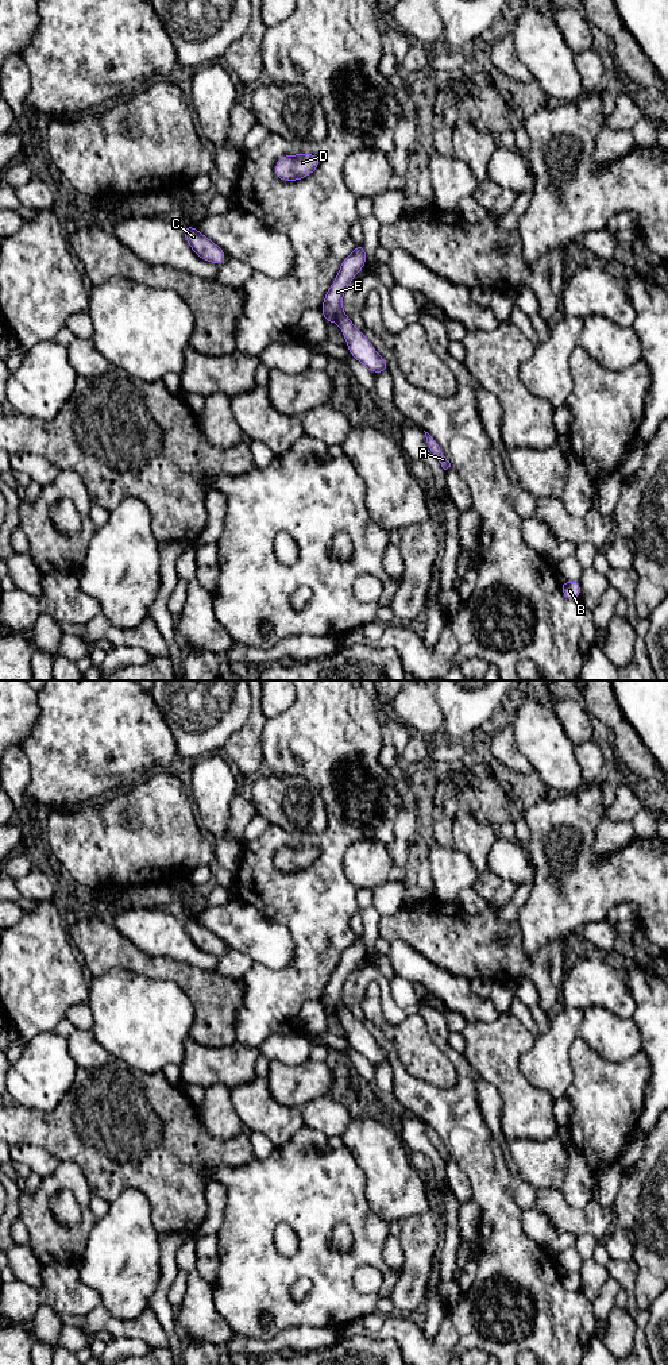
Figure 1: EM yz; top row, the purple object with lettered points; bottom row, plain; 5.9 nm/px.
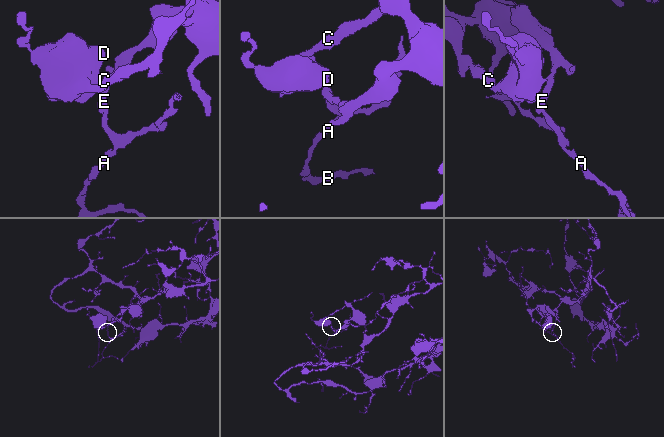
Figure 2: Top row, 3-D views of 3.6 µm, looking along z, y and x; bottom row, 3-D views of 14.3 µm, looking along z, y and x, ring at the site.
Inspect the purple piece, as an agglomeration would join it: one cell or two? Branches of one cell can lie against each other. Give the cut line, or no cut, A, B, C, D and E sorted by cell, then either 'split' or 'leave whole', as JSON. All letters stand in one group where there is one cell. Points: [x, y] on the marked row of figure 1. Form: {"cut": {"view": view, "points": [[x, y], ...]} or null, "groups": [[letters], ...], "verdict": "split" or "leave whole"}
{"cut": {"view": "yz", "points": [[342, 309], [338, 313], [336, 322]]}, "groups": [["A", "B"], ["C", "D", "E"]], "verdict": "split"}

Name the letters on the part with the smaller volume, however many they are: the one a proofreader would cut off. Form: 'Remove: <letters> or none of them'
Remove: A, B

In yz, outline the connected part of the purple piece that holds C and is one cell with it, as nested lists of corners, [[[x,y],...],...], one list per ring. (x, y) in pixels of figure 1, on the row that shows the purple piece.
[[[188,224],[184,230],[184,235],[185,240],[198,258],[212,262],[216,266],[223,265],[223,262],[227,259],[225,252],[194,227]]]

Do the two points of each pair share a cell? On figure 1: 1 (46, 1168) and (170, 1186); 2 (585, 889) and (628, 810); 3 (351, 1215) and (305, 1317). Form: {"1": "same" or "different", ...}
{"1": "different", "2": "different", "3": "same"}

